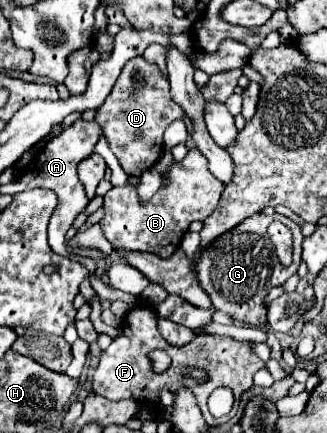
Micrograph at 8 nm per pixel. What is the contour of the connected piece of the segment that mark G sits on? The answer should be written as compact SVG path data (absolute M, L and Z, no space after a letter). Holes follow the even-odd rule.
M257 213L253 217L247 217L235 229L229 229L227 233L219 235L215 241L211 241L197 257L197 283L199 287L209 295L213 309L225 311L237 321L249 323L249 325L267 325L267 307L265 297L275 285L283 285L299 267L301 261L301 227L287 219L285 215L263 215ZM271 221L285 223L293 233L293 261L289 267L281 265L275 247L269 239L267 227Z

